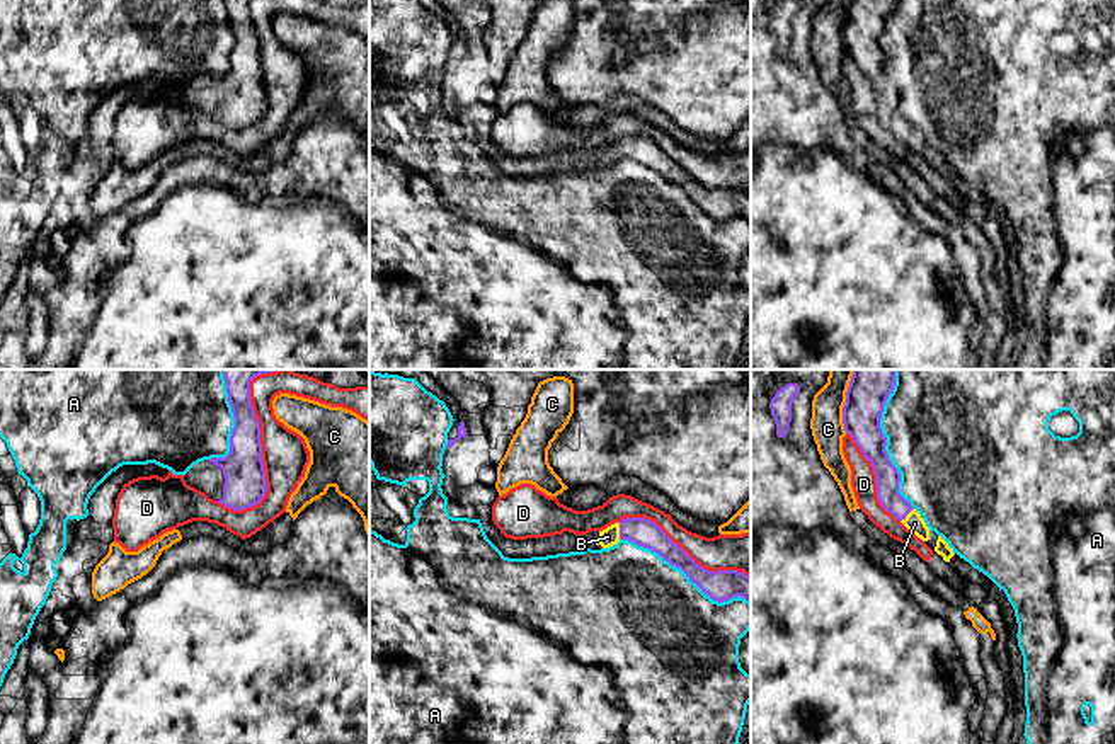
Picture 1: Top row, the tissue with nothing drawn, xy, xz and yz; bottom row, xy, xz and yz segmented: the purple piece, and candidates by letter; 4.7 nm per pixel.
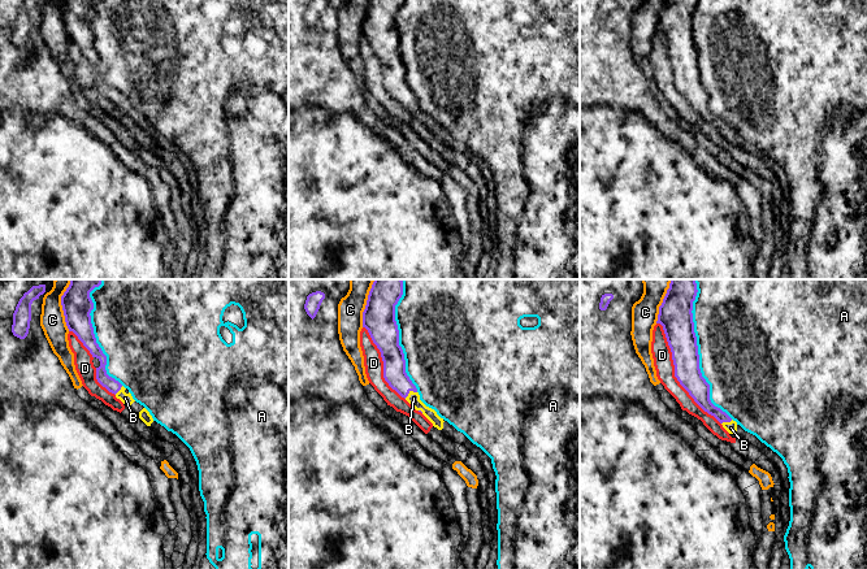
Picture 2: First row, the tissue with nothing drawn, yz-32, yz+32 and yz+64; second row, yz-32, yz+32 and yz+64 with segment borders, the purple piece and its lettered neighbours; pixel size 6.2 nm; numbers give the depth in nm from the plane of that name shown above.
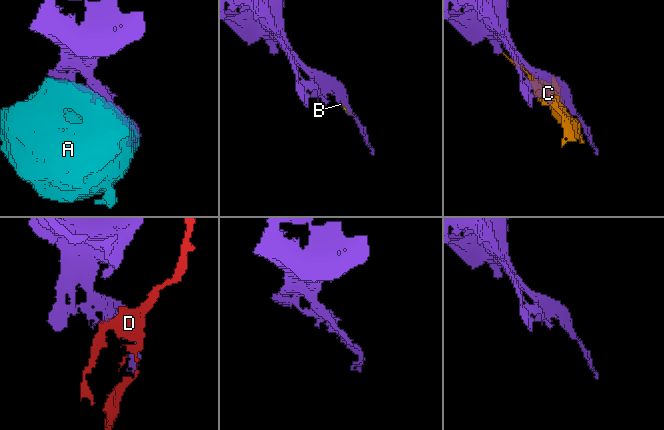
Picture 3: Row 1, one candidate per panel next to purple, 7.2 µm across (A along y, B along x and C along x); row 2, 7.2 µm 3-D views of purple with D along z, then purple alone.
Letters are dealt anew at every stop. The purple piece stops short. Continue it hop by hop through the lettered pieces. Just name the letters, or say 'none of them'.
B

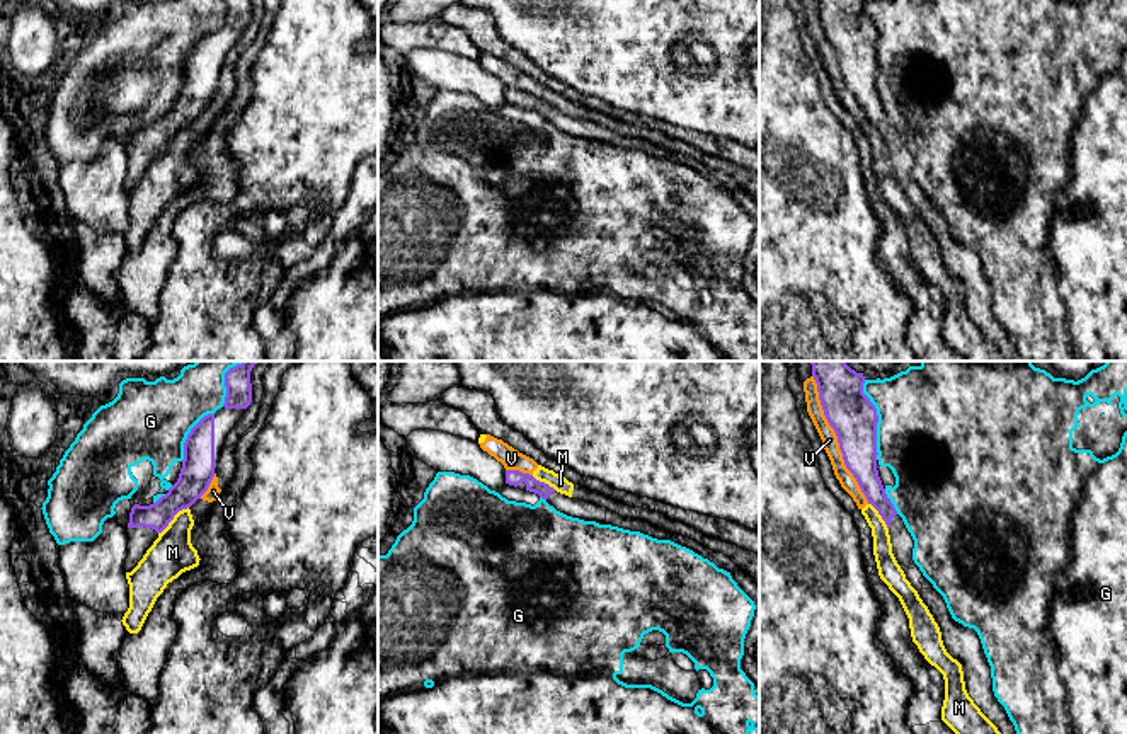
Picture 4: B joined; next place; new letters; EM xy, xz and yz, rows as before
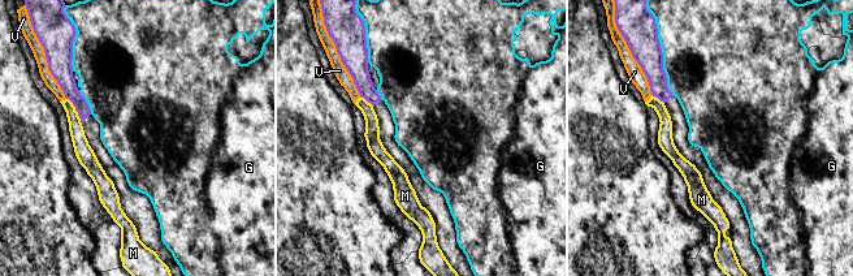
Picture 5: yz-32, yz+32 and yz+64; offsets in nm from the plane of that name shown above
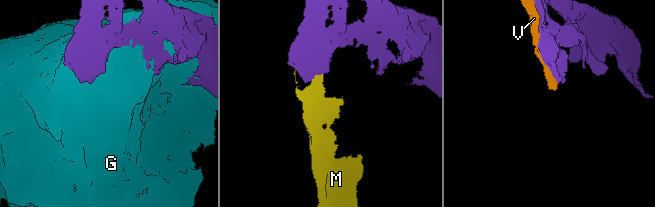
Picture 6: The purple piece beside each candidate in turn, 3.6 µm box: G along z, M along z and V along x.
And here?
none of them

